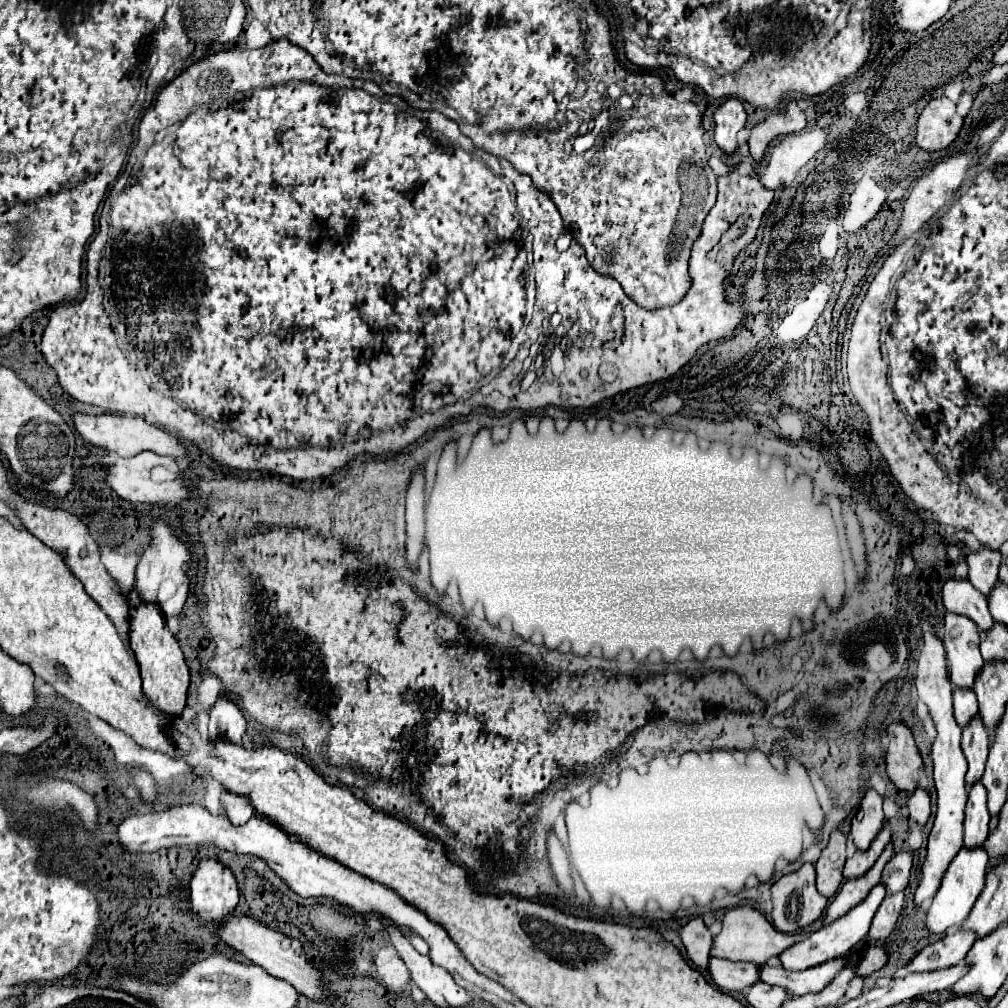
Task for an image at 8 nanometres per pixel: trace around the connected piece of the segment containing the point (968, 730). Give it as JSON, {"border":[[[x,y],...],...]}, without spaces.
{"border":[[[981,714],[975,716],[973,722],[963,728],[961,748],[969,762],[969,772],[965,780],[967,784],[973,784],[981,778],[985,770],[985,760],[987,760],[987,750],[989,750],[989,730],[985,728],[985,724],[981,724]]]}

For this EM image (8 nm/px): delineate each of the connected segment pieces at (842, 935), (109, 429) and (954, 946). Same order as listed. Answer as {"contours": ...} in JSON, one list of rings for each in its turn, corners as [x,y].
{"contours":[[[[879,882],[863,902],[859,902],[855,908],[849,910],[849,914],[841,916],[839,920],[835,920],[833,924],[827,924],[827,926],[821,926],[817,932],[813,932],[811,936],[807,936],[803,942],[797,942],[793,944],[791,948],[787,948],[785,952],[781,952],[781,962],[787,970],[807,970],[811,966],[817,966],[817,964],[823,964],[831,958],[839,958],[843,954],[847,954],[863,936],[867,936],[869,932],[869,926],[871,926],[871,920],[881,904],[881,900],[885,898],[887,894],[887,888],[883,882]]],[[[71,414],[71,424],[75,426],[75,430],[79,432],[79,436],[99,448],[117,452],[119,456],[133,456],[137,452],[143,450],[151,450],[155,454],[161,456],[171,456],[171,458],[185,458],[185,448],[167,432],[163,432],[161,428],[145,422],[143,418],[131,418],[131,416],[119,416],[119,414],[99,414],[99,416],[91,416],[91,414]]],[[[957,928],[951,936],[945,936],[919,952],[907,968],[911,972],[925,972],[959,964],[961,960],[965,960],[973,942],[975,940],[973,936],[969,936],[969,932],[961,932],[961,928]]]]}

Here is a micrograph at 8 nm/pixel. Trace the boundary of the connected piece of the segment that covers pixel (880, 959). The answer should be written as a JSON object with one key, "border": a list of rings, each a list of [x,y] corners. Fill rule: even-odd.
{"border":[[[871,946],[871,948],[865,950],[865,954],[863,954],[861,962],[859,962],[857,976],[867,976],[867,974],[875,972],[877,968],[881,968],[885,962],[887,962],[887,952],[885,952],[885,948]]]}

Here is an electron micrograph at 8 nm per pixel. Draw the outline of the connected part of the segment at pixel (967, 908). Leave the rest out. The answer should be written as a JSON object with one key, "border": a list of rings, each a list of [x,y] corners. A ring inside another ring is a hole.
{"border":[[[961,848],[961,852],[957,852],[957,856],[953,856],[949,868],[945,870],[945,880],[941,882],[941,888],[937,890],[937,894],[933,896],[933,902],[929,906],[927,912],[927,928],[935,934],[941,934],[949,928],[957,928],[961,926],[961,920],[965,920],[977,900],[977,896],[981,894],[983,886],[985,886],[985,868],[987,868],[989,856],[985,856],[985,848]]]}

